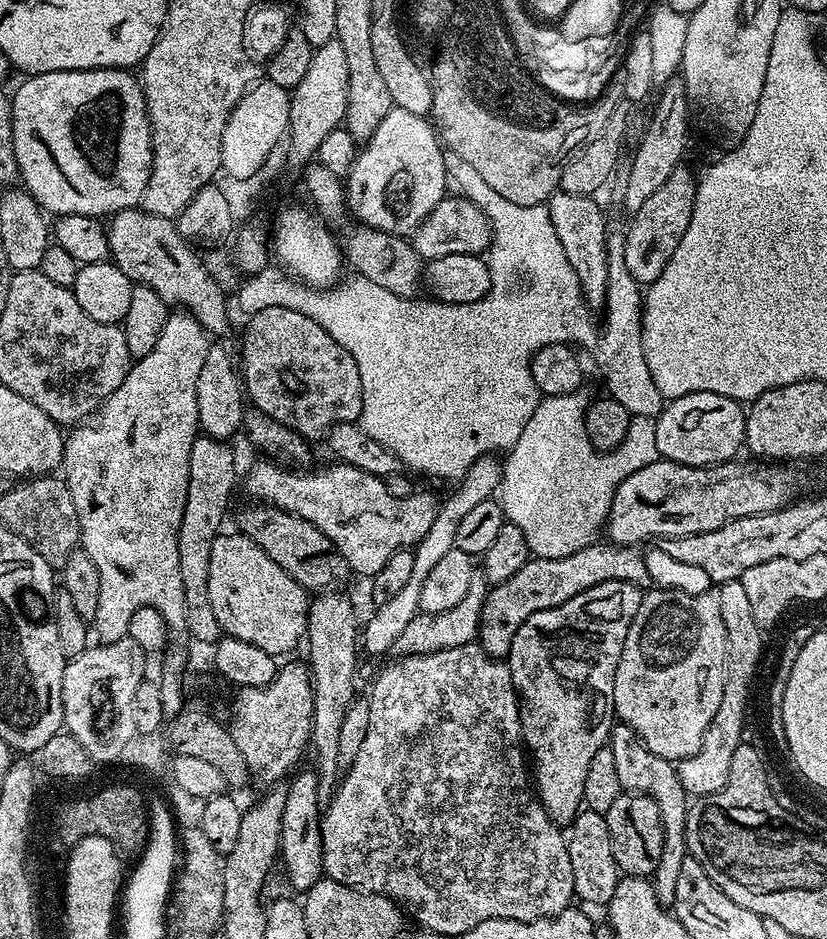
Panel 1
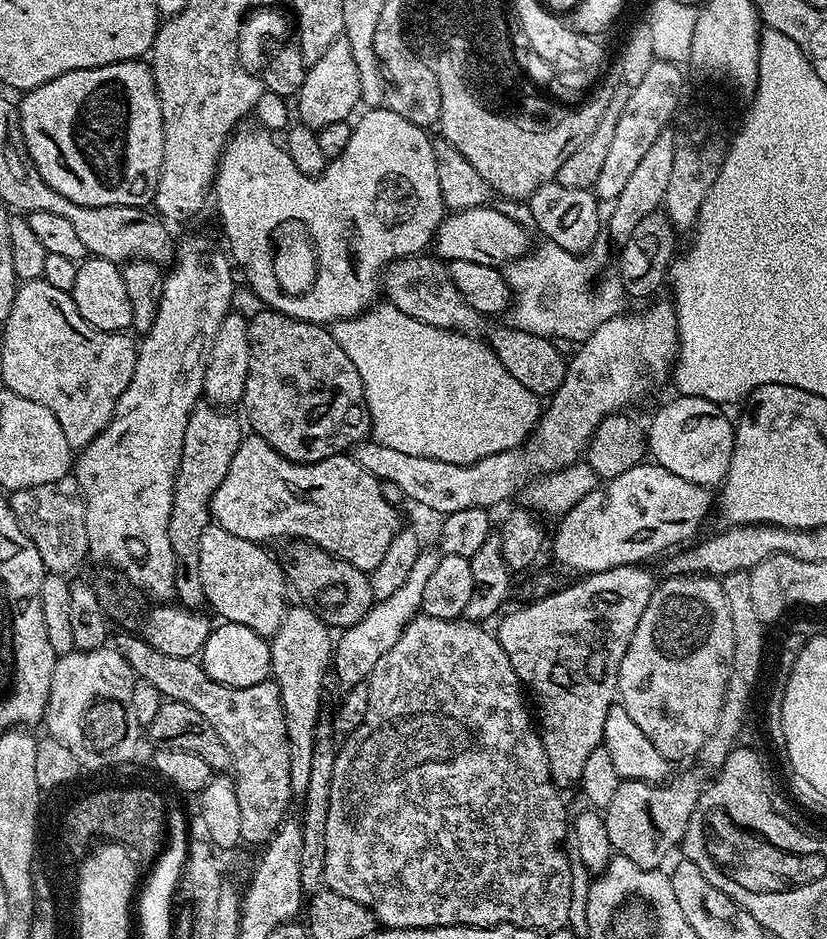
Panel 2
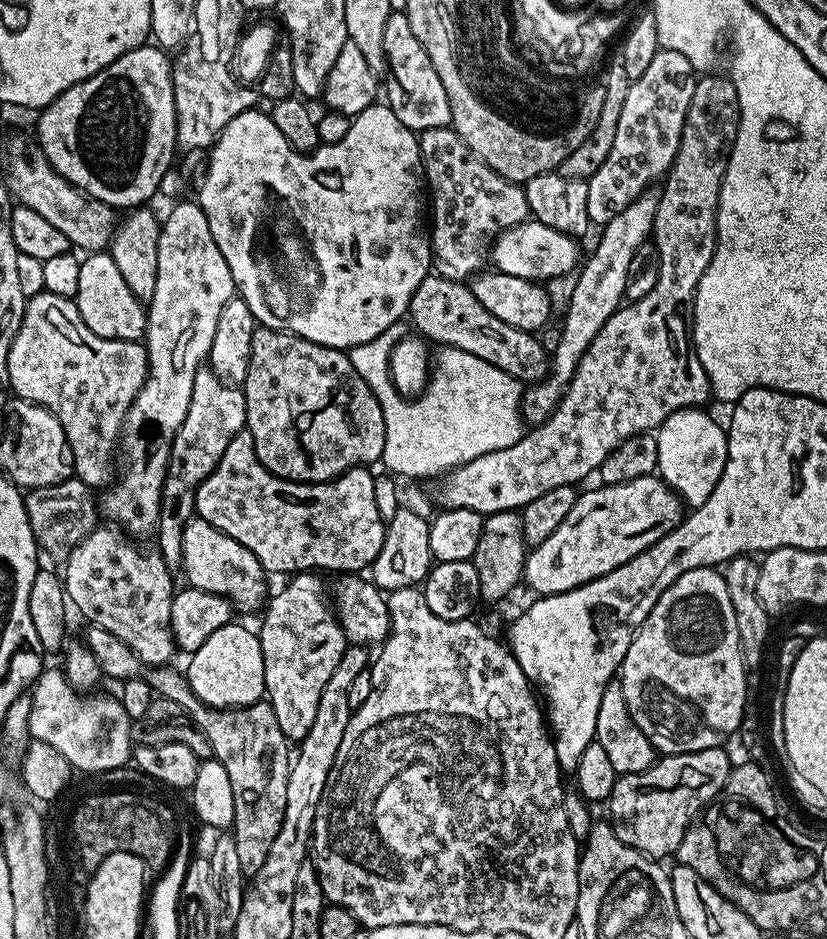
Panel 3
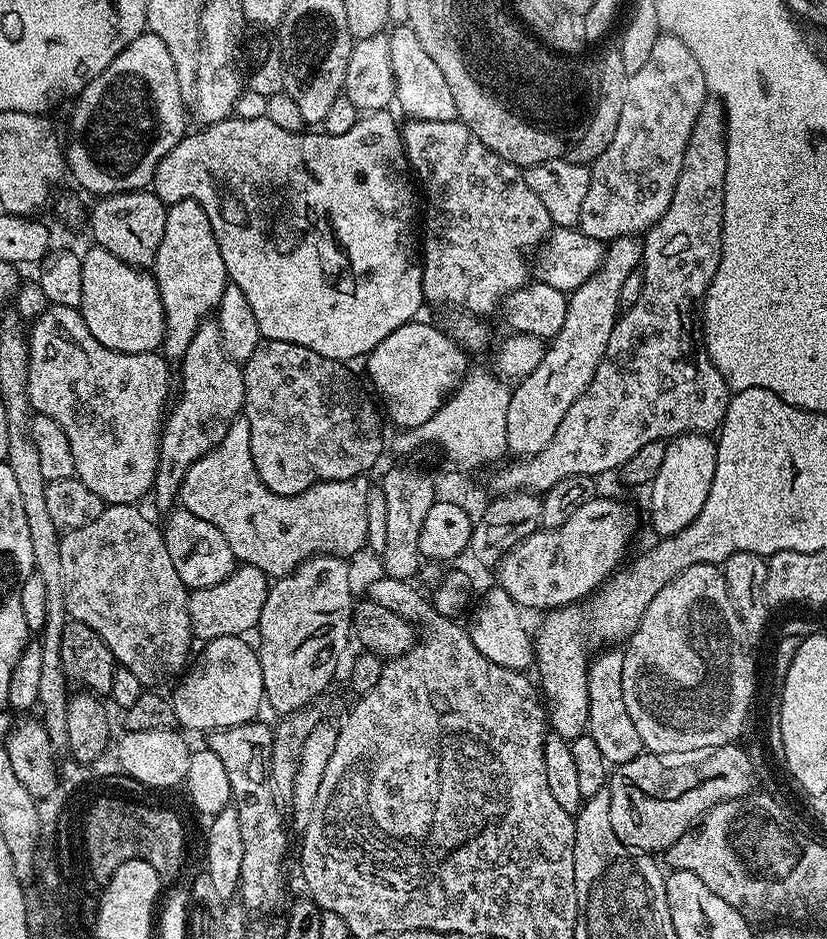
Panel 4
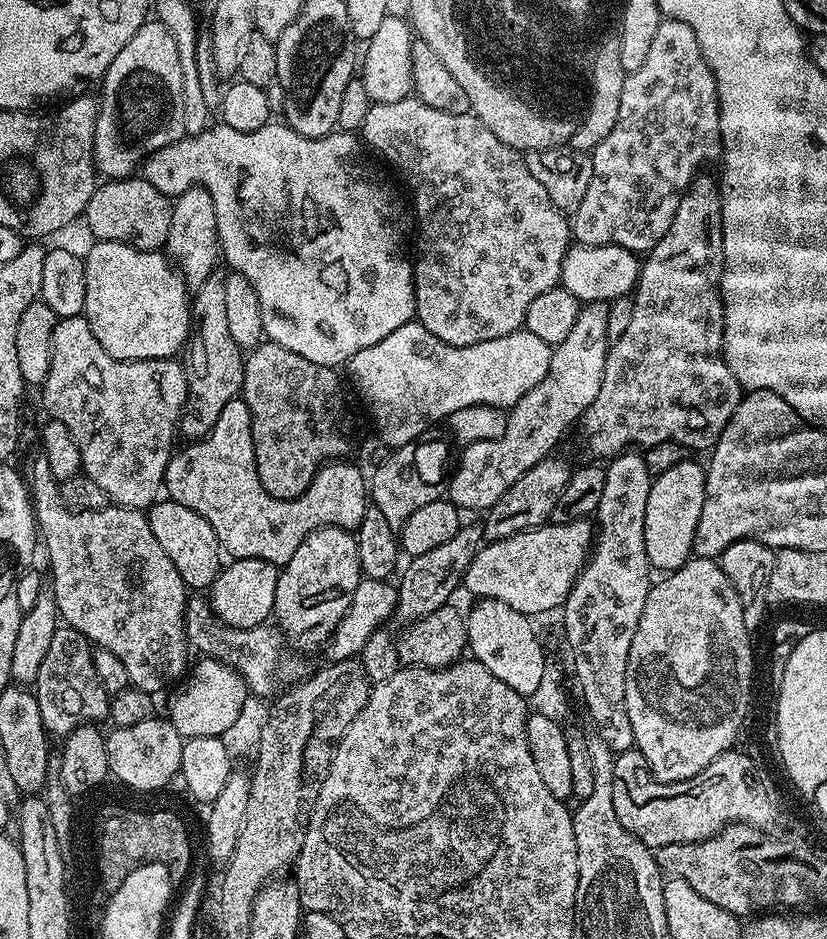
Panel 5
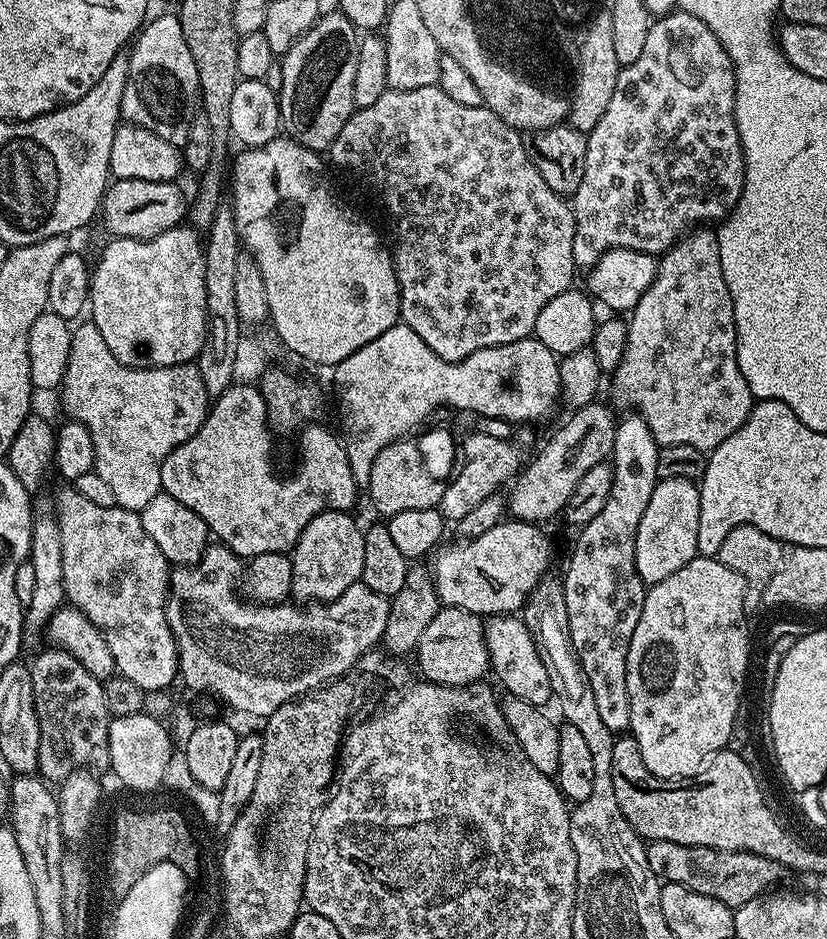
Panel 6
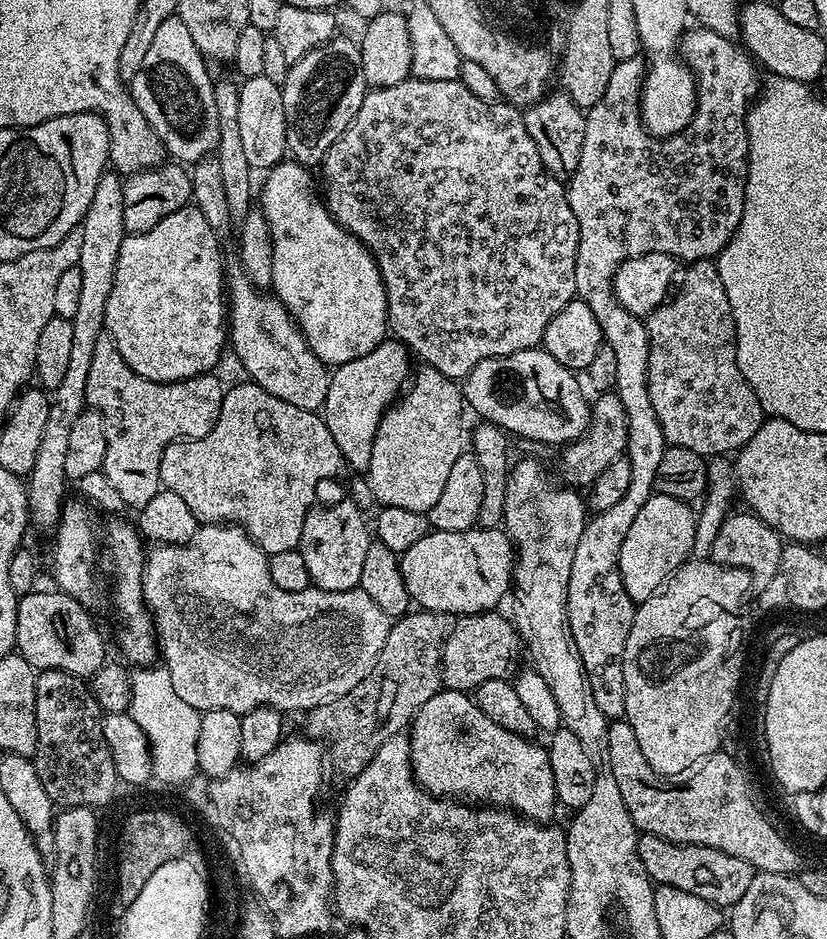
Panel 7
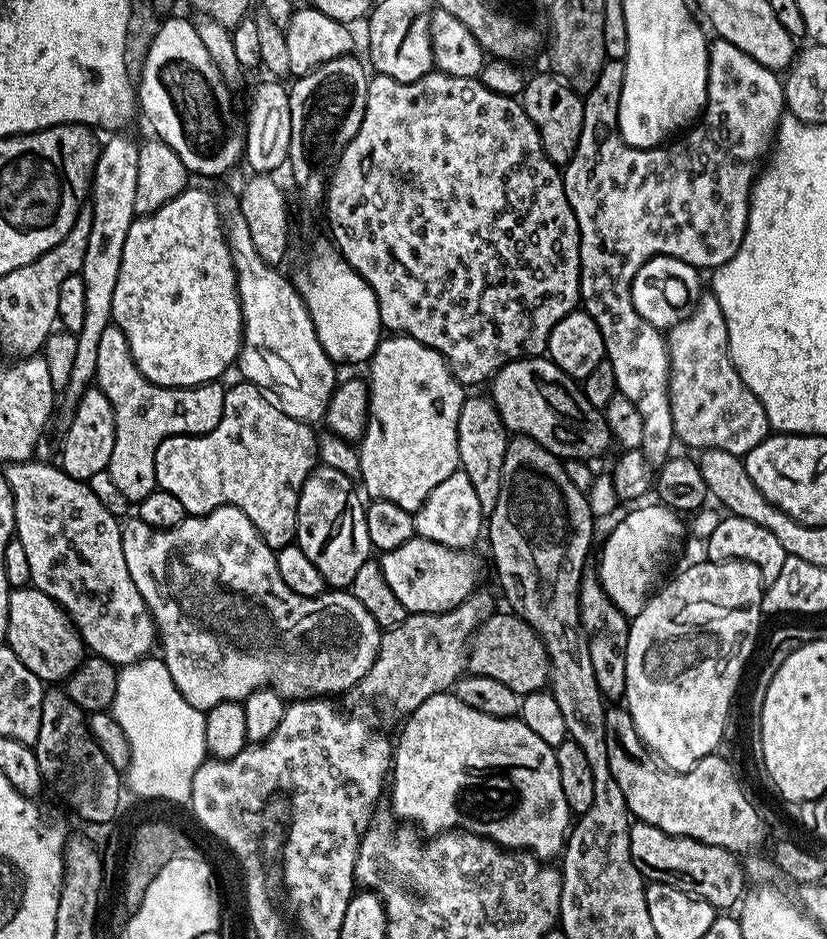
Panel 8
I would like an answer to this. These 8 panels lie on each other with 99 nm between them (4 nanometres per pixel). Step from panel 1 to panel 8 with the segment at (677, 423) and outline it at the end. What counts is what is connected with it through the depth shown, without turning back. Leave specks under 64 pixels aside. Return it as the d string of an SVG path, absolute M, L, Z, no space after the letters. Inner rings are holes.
M661 502L648 503L633 507L636 508L633 512L626 513L613 526L600 552L600 584L606 590L610 602L614 602L614 606L618 606L618 610L622 610L622 614L629 618L642 614L646 602L665 579L664 571L679 554L684 544L684 532L686 536L686 524L680 521L682 516L679 511Z

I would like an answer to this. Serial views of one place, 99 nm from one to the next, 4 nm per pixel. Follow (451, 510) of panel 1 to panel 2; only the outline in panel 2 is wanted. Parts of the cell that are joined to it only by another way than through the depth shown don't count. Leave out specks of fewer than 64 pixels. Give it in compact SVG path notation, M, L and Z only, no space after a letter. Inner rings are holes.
M421 550L410 574L406 574L406 582L402 582L402 586L398 586L394 594L390 594L384 600L376 600L357 624L343 629L335 637L330 668L334 676L336 672L336 680L341 684L341 689L347 690L355 684L365 683L374 666L378 666L378 658L382 658L382 654L386 654L386 650L390 650L390 646L394 646L394 642L402 638L402 630L406 630L408 623L420 612L426 582L433 576L440 557L439 551Z

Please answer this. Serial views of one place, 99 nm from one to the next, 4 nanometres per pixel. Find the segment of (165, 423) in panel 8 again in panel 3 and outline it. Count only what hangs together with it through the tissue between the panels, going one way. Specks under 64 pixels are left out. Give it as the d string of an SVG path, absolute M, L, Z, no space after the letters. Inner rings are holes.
M42 291L27 297L25 317L10 348L8 362L6 382L16 391L15 395L32 404L41 404L58 418L75 479L93 490L107 489L114 480L112 451L117 451L126 414L148 377L147 347L138 340L98 338L98 334L82 322L75 299Z

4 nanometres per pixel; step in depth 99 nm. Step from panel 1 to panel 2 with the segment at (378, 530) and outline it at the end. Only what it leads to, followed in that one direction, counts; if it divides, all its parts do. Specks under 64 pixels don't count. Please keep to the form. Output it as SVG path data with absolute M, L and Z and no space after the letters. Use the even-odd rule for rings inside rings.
M255 434L245 435L241 439L238 450L230 461L230 470L226 470L222 486L214 490L210 505L211 519L222 530L238 534L238 538L253 540L261 546L267 545L267 540L287 541L289 538L296 542L316 544L333 556L350 562L350 566L358 566L358 570L369 574L376 569L378 562L382 562L382 554L386 554L390 542L400 533L400 514L400 508L390 506L390 502L382 498L380 481L364 470L351 455L331 456L316 464L294 464Z

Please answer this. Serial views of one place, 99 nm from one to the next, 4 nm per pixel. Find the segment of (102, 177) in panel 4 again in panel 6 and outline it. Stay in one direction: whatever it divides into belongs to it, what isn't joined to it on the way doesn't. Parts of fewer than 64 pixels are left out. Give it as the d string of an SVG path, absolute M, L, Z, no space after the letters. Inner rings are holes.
M154 16L141 27L128 52L130 70L120 114L127 123L129 120L137 124L137 129L153 132L158 138L166 138L166 142L183 146L190 138L190 126L201 107L198 70L178 16Z

